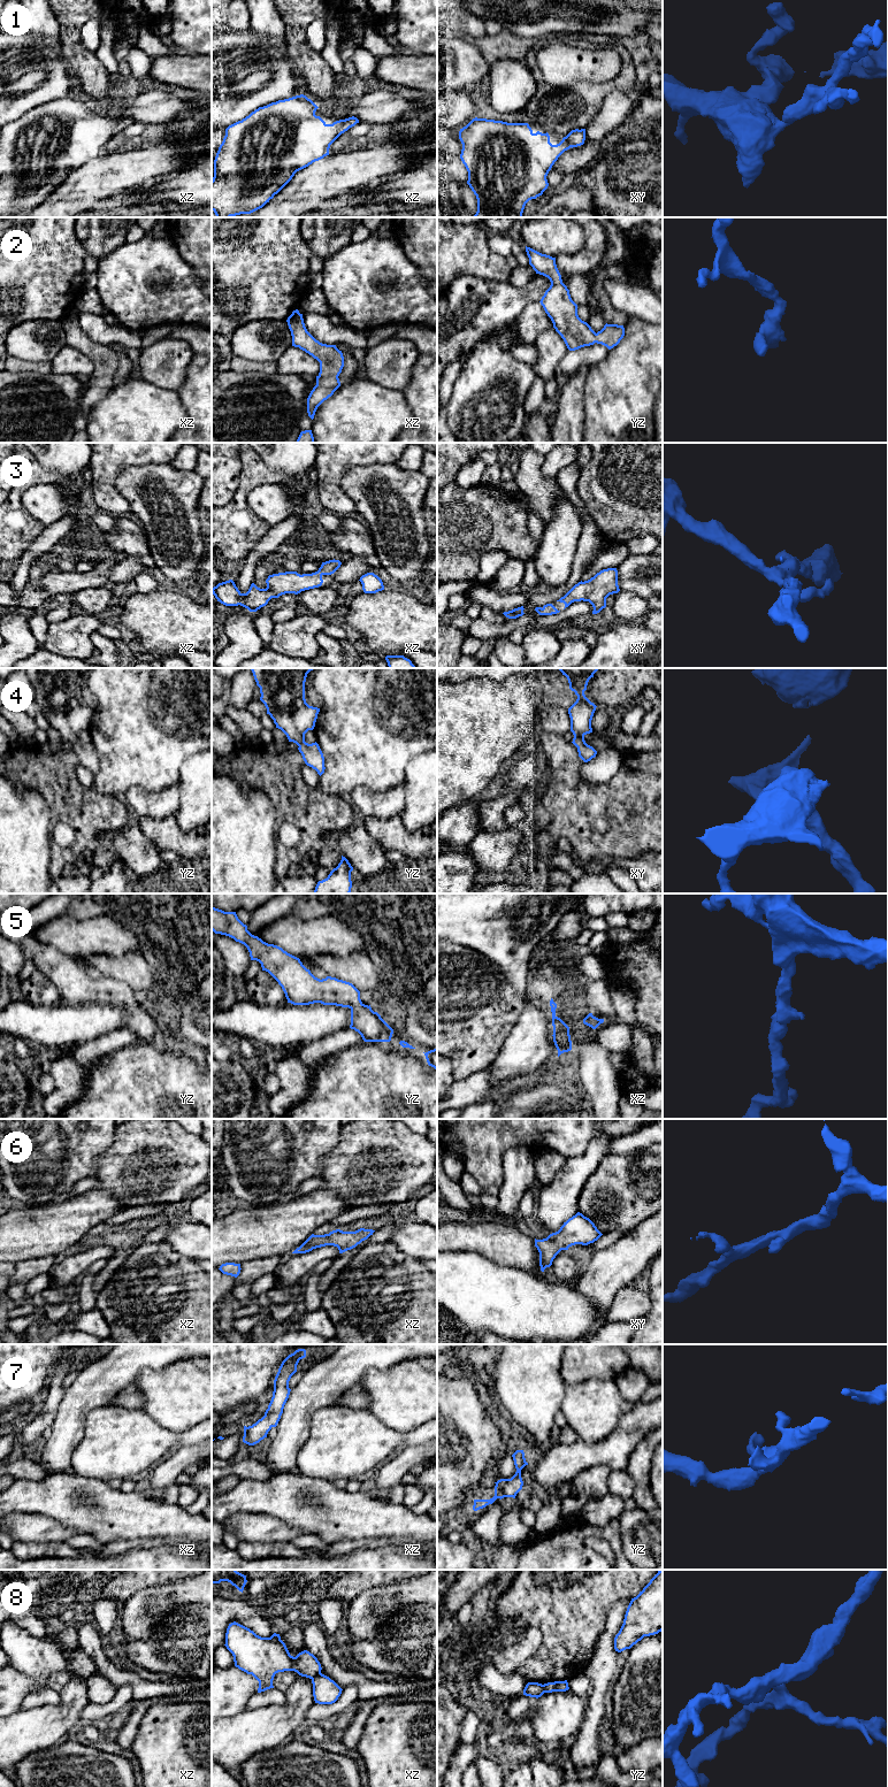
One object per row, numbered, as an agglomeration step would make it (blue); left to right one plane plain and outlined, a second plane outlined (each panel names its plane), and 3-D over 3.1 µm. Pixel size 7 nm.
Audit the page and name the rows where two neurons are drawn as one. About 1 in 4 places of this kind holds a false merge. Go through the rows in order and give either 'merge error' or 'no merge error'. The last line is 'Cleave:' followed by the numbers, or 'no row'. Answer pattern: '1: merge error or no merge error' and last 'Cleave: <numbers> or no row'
1: no merge error
2: no merge error
3: no merge error
4: no merge error
5: no merge error
6: no merge error
7: no merge error
8: merge error
Cleave: 8

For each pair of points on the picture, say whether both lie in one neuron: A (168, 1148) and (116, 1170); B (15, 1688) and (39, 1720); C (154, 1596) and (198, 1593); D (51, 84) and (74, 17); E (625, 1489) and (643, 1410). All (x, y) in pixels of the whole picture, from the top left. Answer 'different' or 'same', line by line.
A: same
B: different
C: same
D: different
E: different

